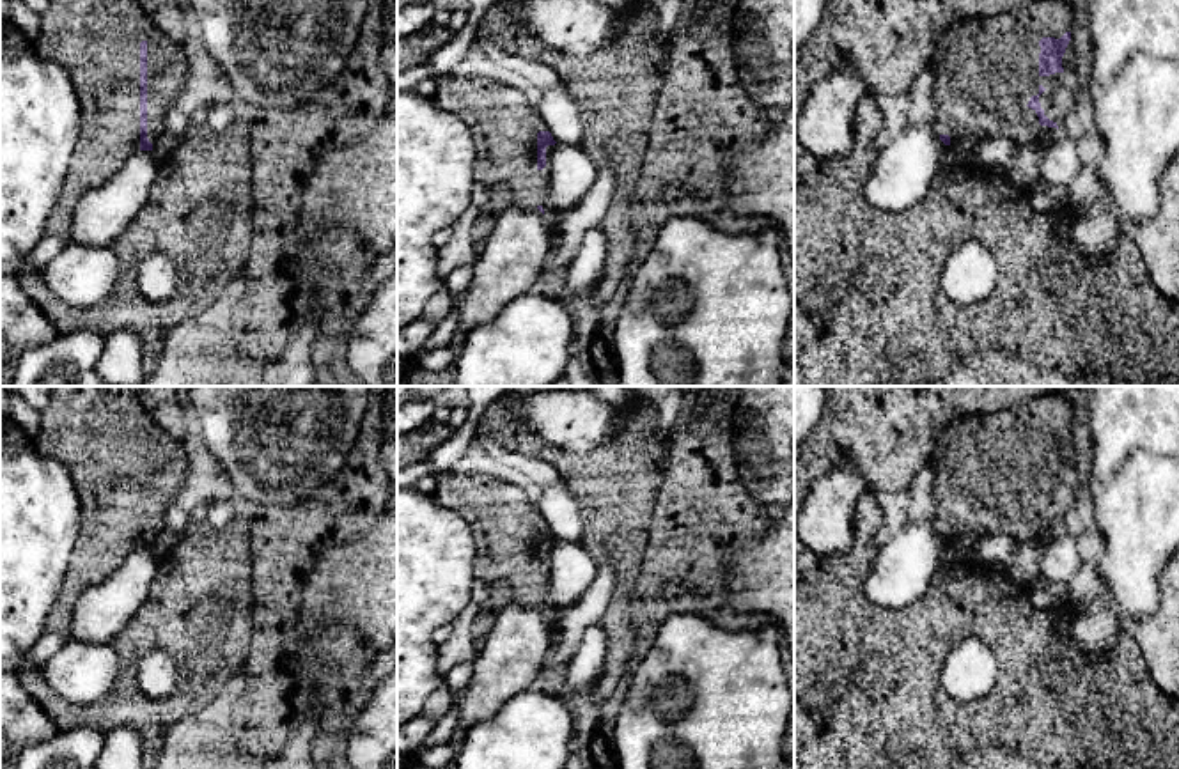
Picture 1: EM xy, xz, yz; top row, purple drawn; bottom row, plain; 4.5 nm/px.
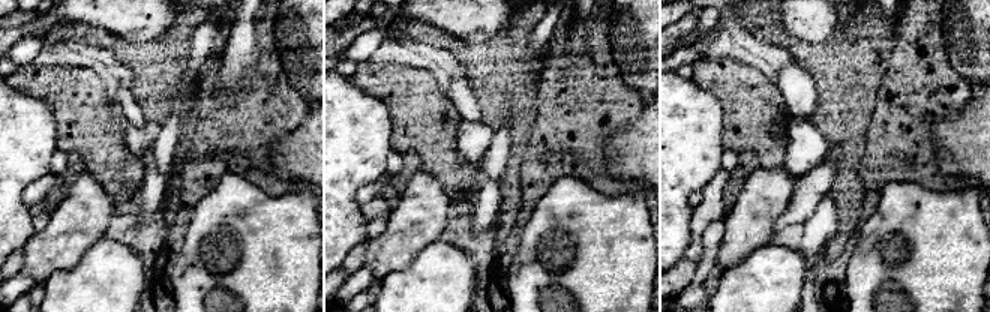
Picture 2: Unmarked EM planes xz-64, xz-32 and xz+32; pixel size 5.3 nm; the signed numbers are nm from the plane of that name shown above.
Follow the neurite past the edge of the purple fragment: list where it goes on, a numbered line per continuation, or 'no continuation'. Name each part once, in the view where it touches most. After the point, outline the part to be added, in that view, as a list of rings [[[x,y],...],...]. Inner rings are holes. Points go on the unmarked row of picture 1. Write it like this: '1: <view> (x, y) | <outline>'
1: xy (94, 431) | [[[51,386],[48,408],[41,413],[41,432],[34,438],[39,452],[59,459],[73,478],[82,507],[80,533],[71,551],[64,583],[50,613],[46,631],[67,631],[71,608],[90,586],[113,574],[140,549],[140,439],[147,439],[147,535],[154,540],[165,528],[165,514],[186,480],[184,441],[165,432],[144,409],[131,386]]]

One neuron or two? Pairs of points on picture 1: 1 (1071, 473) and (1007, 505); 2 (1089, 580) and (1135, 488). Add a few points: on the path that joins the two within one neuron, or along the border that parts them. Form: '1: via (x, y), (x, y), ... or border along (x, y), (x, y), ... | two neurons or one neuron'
1: via (1055, 473), (1039, 473), (1023, 489) | one neuron
2: border along (1091, 557), (1105, 590), (1073, 603) | two neurons

